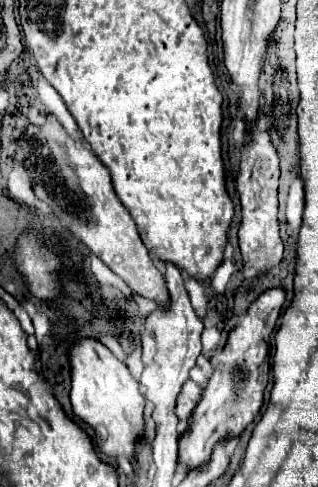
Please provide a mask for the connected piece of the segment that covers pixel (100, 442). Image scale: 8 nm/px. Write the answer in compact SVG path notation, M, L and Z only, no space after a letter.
M79 338L71 346L71 406L73 414L95 430L95 444L103 454L135 462L137 444L145 438L145 398L127 366L99 340Z

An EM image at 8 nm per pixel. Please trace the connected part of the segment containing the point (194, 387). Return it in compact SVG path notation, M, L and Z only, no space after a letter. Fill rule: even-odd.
M187 380L183 384L183 390L177 398L177 418L179 420L187 420L191 416L193 408L201 400L201 394L203 394L203 388L199 384L195 384L193 380Z

